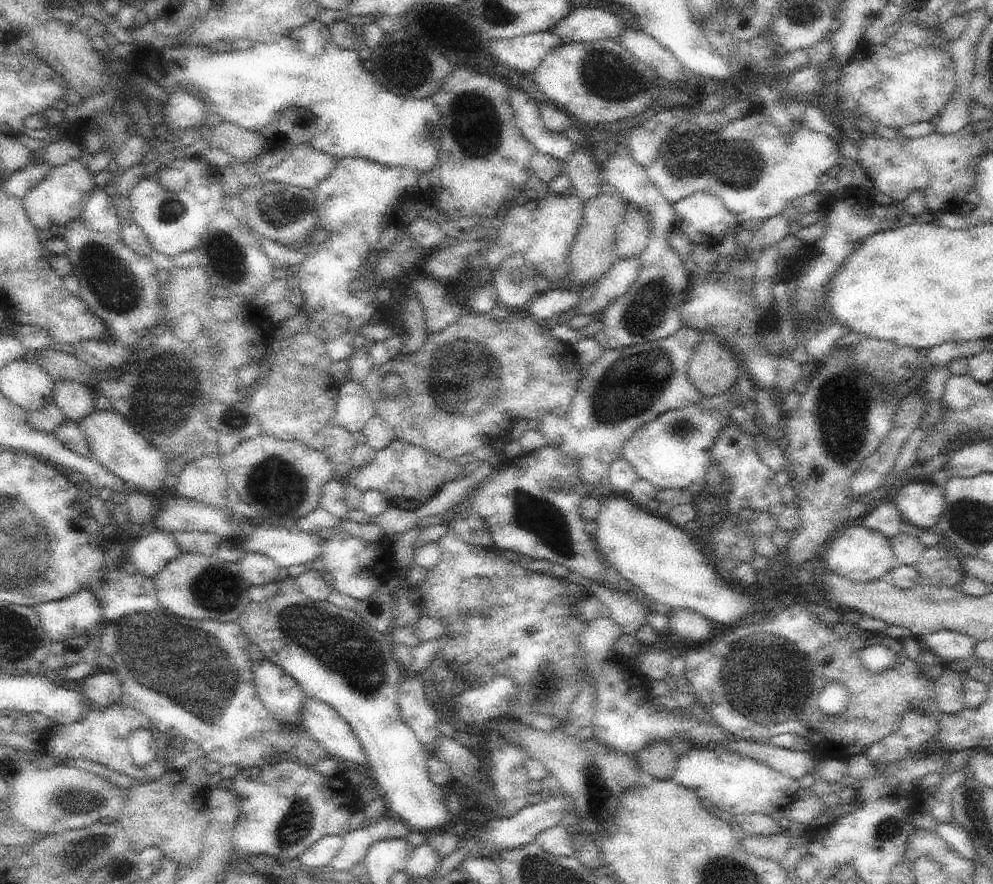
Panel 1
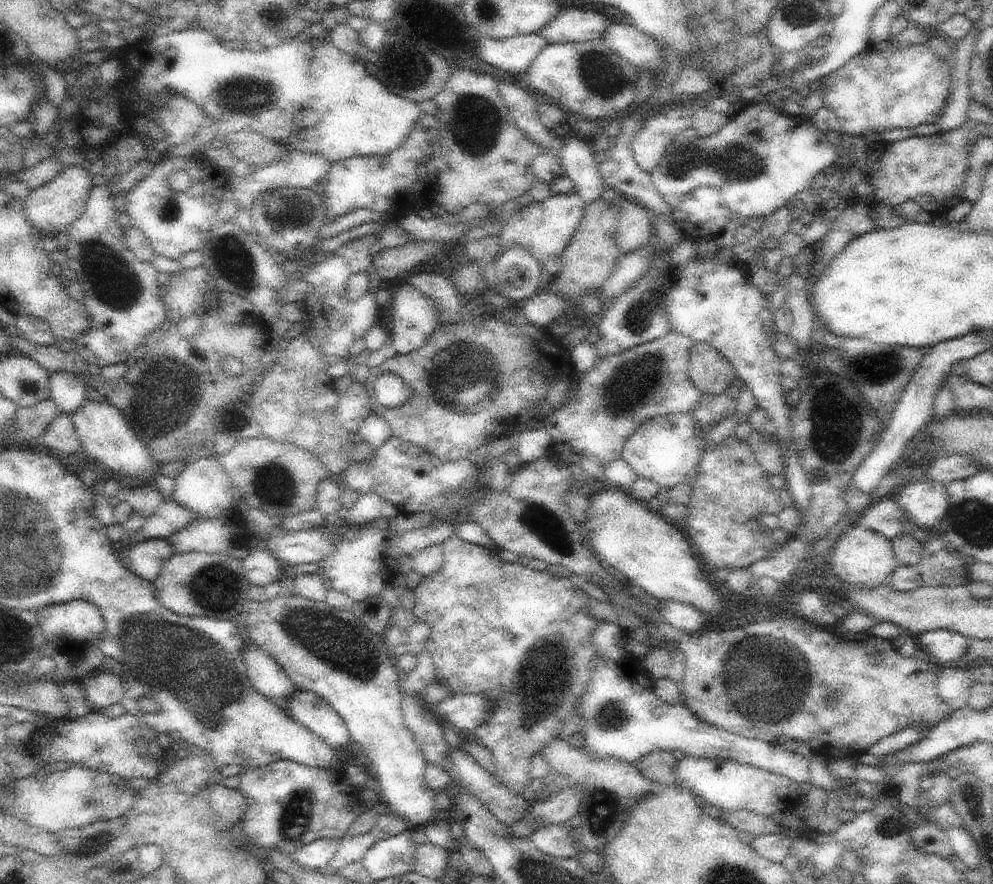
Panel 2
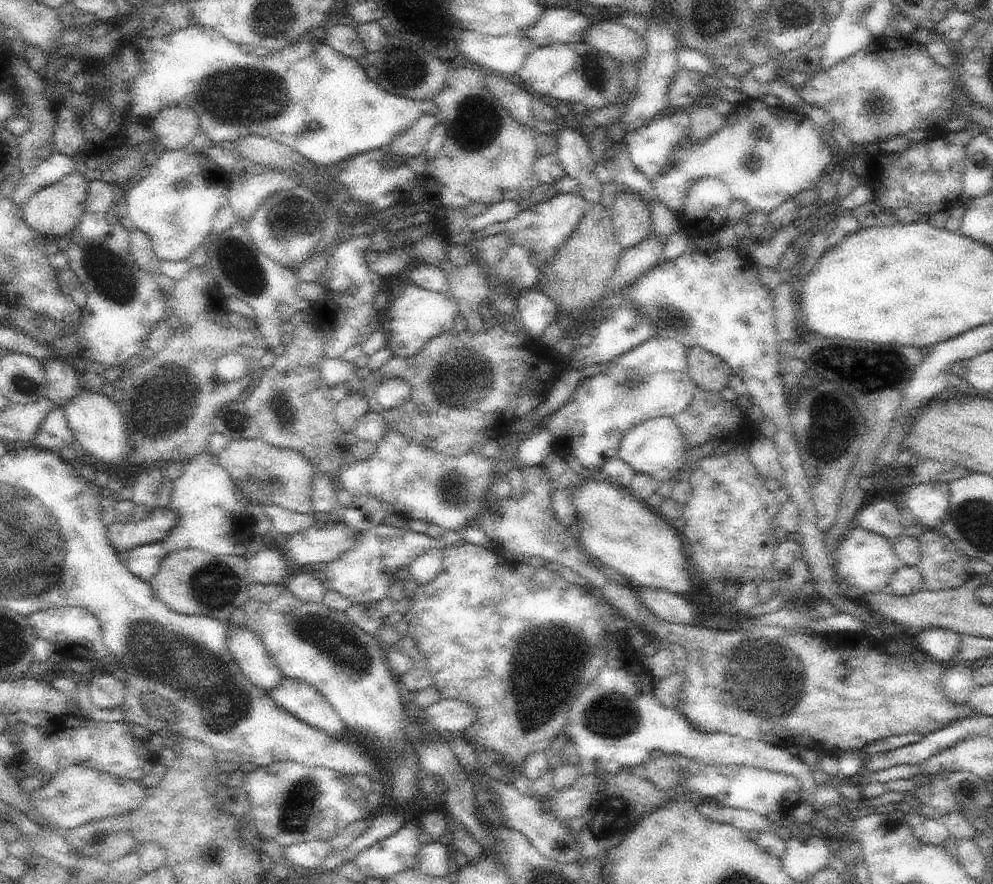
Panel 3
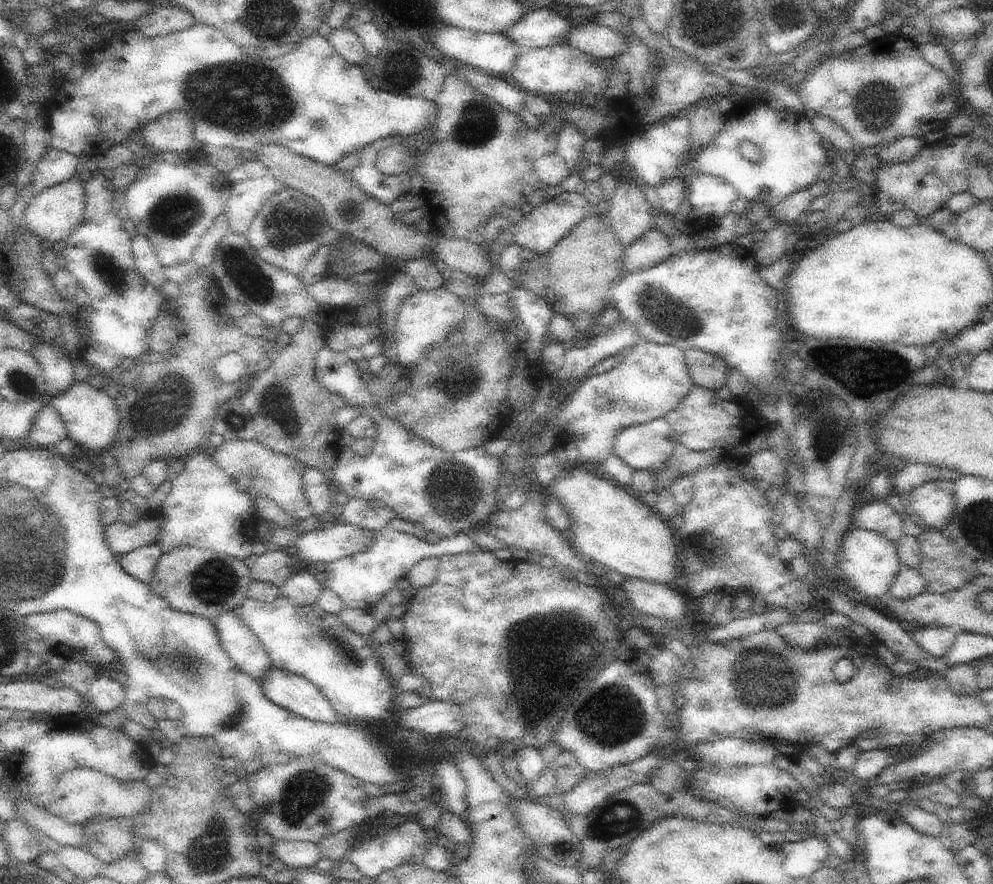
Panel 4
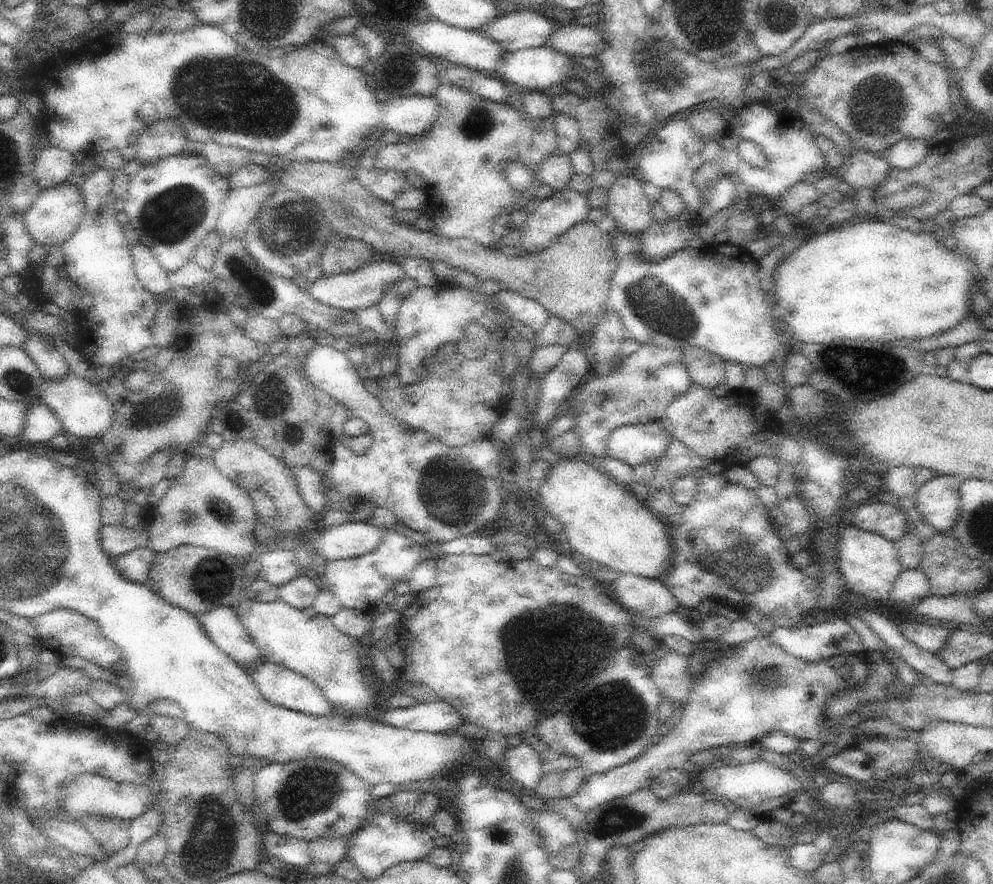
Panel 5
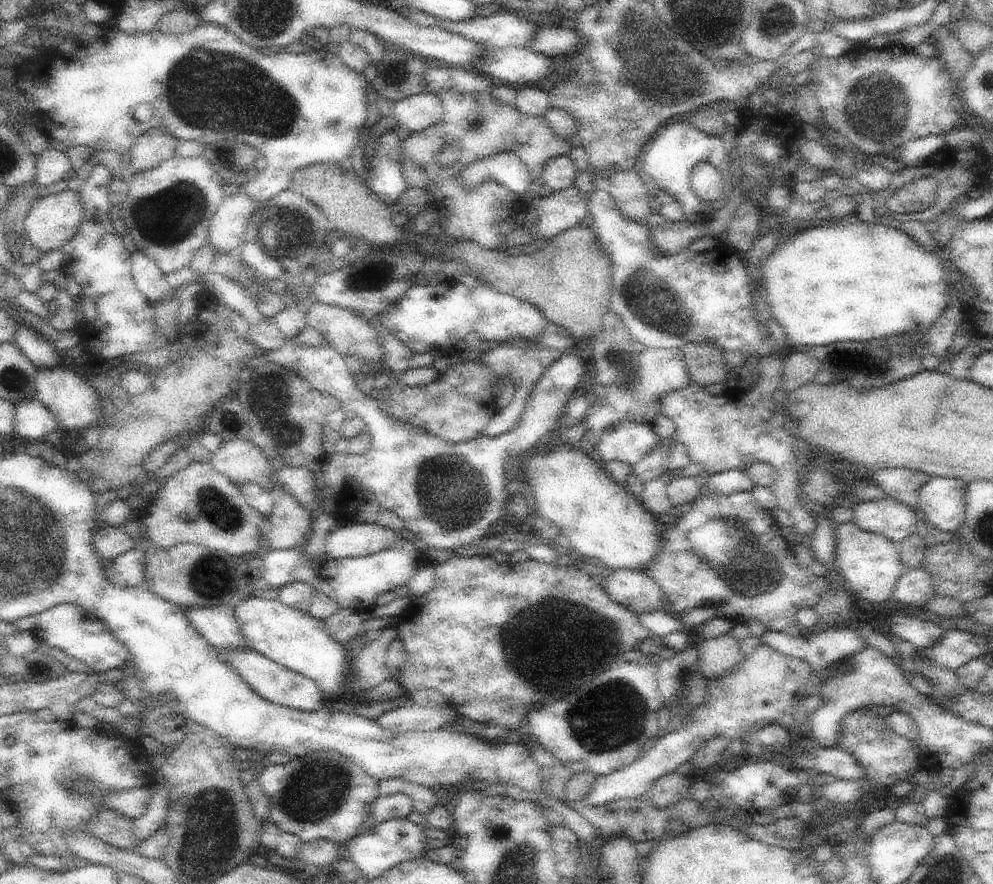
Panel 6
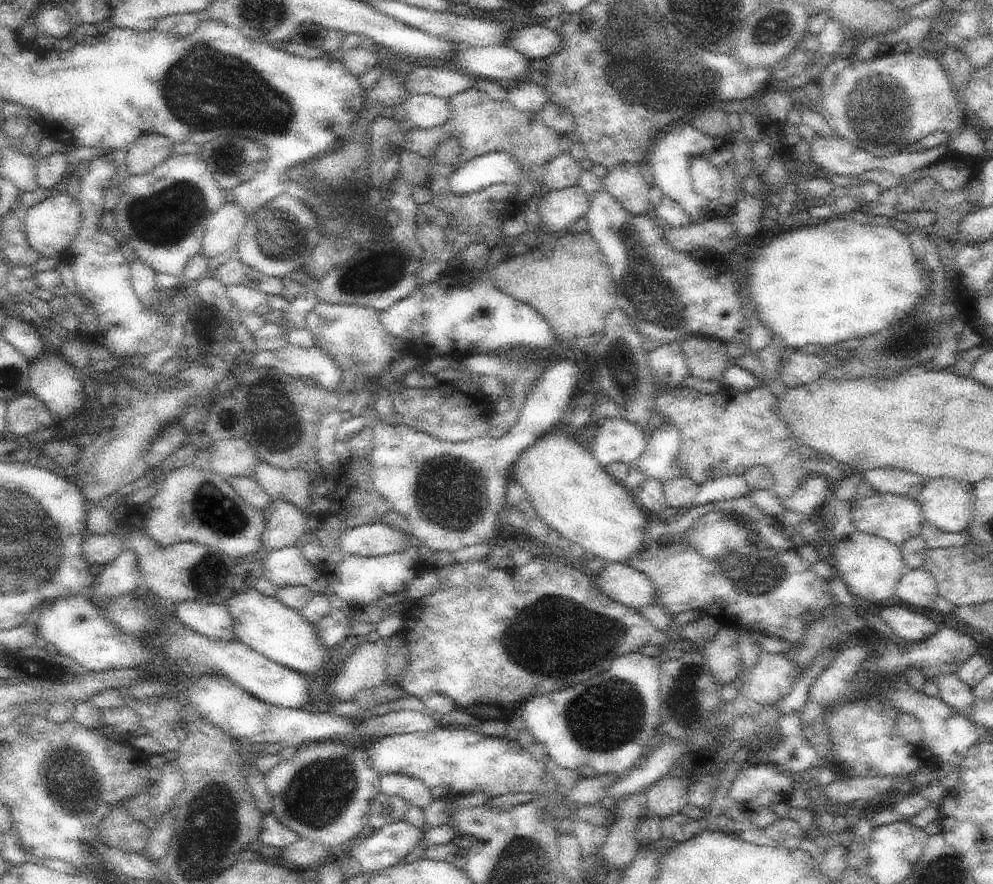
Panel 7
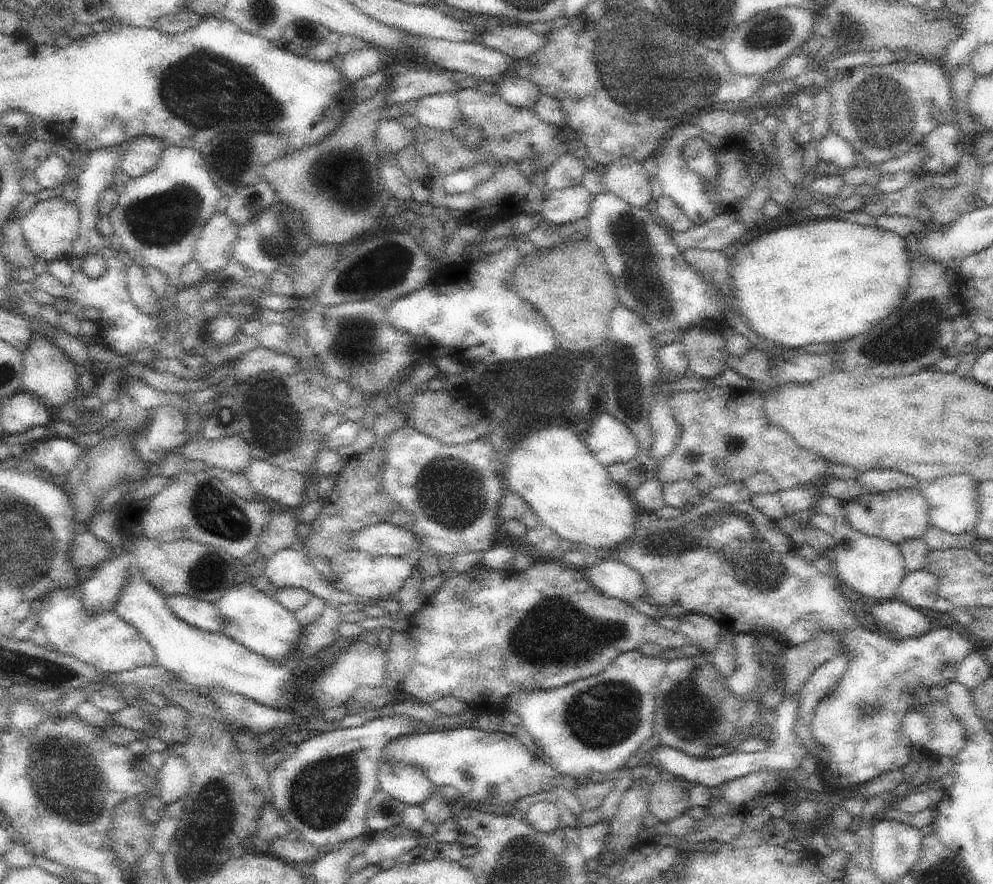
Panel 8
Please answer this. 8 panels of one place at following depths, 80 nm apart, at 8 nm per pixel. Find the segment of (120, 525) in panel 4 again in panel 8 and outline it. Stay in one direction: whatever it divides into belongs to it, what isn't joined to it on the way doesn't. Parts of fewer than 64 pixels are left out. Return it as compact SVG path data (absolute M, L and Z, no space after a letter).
M90 531L84 532L84 534L75 534L72 546L70 546L70 558L72 558L74 566L80 569L102 566L103 563L110 560L112 553L110 544L100 540Z

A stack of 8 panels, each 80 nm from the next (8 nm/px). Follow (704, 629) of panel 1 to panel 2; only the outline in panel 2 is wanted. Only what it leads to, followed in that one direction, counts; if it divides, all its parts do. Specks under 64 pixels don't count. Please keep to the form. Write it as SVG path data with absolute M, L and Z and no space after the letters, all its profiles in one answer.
M675 600L660 601L659 613L664 616L665 622L668 622L675 630L682 630L688 634L704 630L707 619L692 604L684 604L684 602L676 602Z

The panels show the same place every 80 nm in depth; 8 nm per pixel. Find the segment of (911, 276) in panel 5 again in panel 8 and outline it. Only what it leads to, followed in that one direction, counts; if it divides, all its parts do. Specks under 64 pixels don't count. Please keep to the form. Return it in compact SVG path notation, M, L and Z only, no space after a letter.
M830 214L823 220L798 220L798 222L789 222L780 230L772 230L766 232L758 238L754 238L752 242L744 244L734 255L734 259L730 263L730 282L731 290L734 290L733 296L736 296L738 302L737 312L746 318L748 326L759 335L760 338L775 345L782 345L786 348L797 349L808 346L813 343L832 343L844 342L856 334L862 334L864 330L868 330L872 324L880 322L882 318L886 318L892 310L896 310L908 290L908 282L910 282L910 252L908 252L908 244L906 238L882 229L876 226L862 226L860 224L852 224L848 220L840 218L832 218Z

